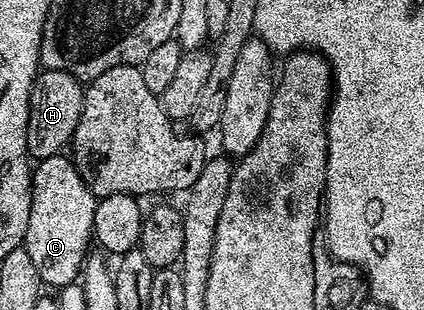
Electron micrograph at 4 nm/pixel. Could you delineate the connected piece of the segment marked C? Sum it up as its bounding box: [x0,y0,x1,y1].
[22,154,97,288]

